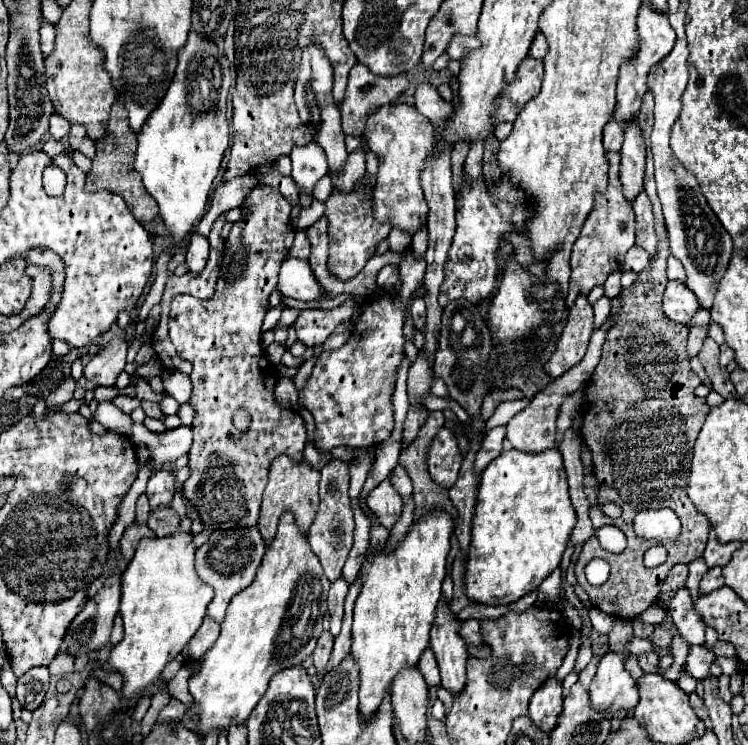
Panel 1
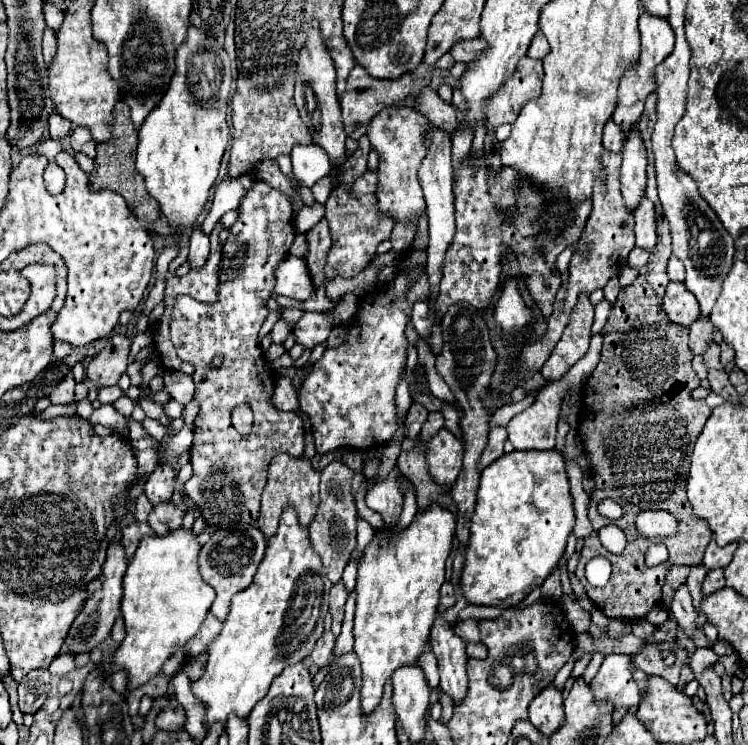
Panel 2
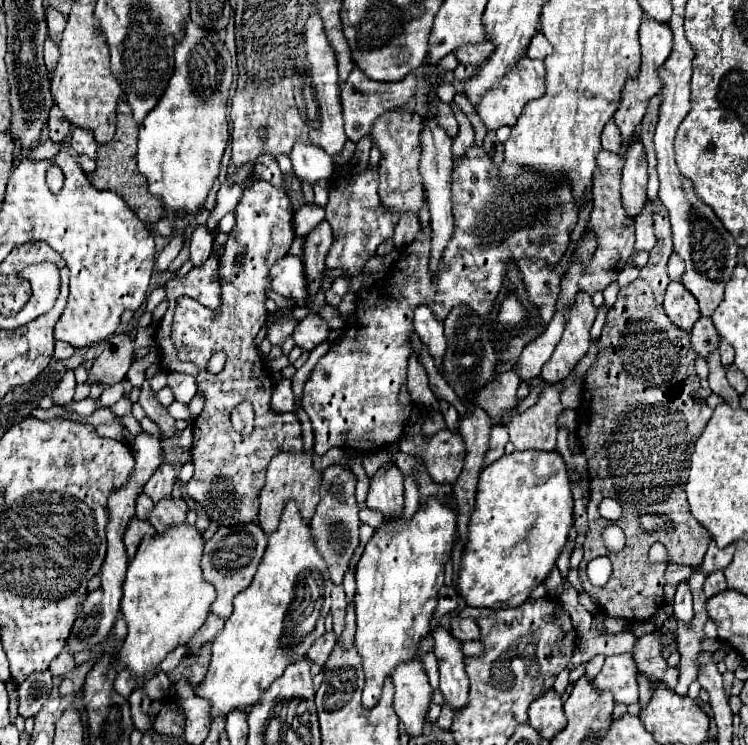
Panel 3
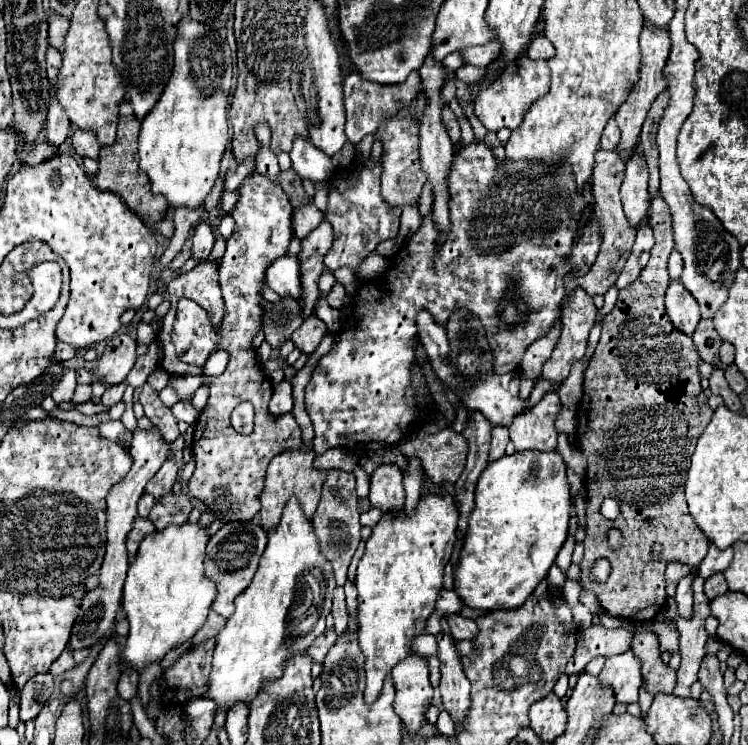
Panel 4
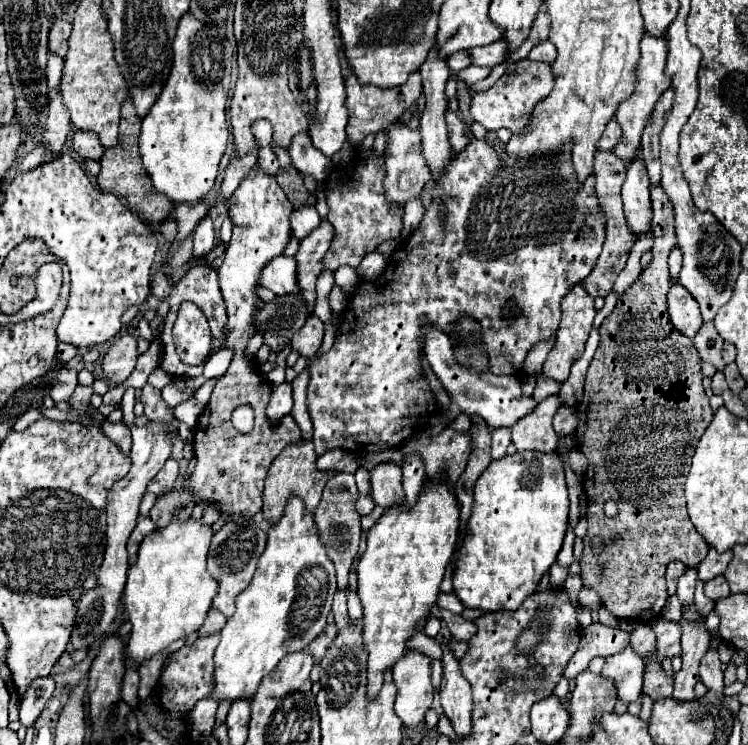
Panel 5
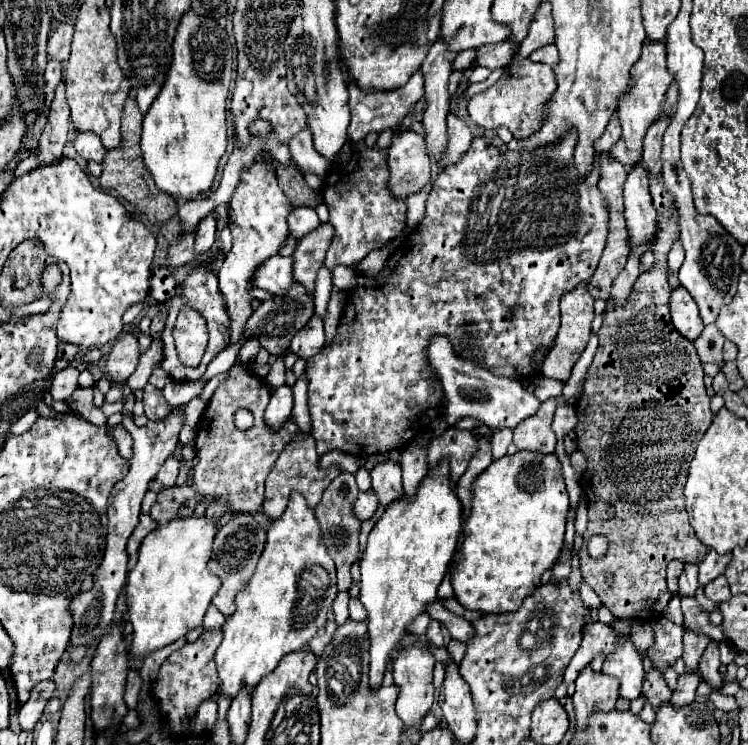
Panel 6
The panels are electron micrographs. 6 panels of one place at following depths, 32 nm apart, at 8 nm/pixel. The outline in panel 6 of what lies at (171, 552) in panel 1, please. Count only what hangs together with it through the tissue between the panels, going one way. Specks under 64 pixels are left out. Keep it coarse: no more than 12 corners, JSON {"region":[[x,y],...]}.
{"region":[[190,516],[142,540],[128,572],[130,654],[202,626],[220,588],[216,522]]}

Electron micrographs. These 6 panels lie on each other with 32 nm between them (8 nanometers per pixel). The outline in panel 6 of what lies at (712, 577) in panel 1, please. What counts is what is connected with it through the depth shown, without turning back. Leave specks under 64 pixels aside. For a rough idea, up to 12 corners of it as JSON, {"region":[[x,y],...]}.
{"region":[[724,576],[704,586],[704,594],[720,604],[728,600],[730,588]]}

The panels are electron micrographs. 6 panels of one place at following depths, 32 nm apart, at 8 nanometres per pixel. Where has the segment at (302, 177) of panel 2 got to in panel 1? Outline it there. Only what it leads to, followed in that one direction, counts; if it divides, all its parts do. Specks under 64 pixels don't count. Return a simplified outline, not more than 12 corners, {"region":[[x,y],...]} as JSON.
{"region":[[316,142],[294,146],[292,180],[312,194],[328,174],[324,150]]}

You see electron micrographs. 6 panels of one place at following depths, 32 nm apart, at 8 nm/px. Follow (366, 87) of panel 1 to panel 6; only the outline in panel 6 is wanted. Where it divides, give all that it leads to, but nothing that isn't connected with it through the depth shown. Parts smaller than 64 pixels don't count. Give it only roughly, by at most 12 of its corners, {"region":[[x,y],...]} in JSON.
{"region":[[422,74],[402,88],[360,90],[350,80],[348,138],[396,128],[424,96]]}

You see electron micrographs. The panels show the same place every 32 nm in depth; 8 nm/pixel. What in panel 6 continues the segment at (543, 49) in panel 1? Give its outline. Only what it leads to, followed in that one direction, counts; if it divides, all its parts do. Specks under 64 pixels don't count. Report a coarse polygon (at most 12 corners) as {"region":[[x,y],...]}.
{"region":[[554,44],[534,50],[530,54],[532,62],[544,62],[556,66],[558,50]]}

